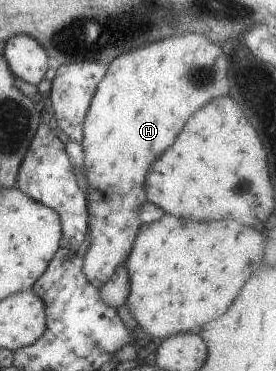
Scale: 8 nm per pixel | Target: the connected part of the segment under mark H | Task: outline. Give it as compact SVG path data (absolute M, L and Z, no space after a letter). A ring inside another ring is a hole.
M181 35L165 41L155 41L145 47L137 47L131 53L119 55L108 64L107 73L97 86L84 121L82 147L85 161L85 176L89 191L86 202L91 214L89 233L91 243L84 257L83 273L100 288L115 273L119 264L124 264L139 233L140 223L137 211L147 202L145 179L151 163L175 143L187 119L205 103L215 97L229 95L227 69L229 59L219 45L211 43L205 35Z

